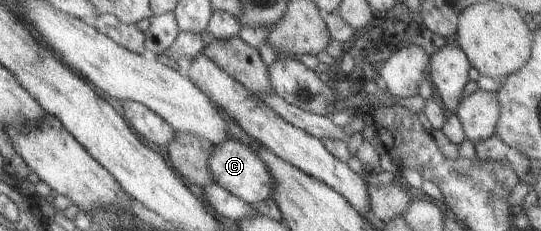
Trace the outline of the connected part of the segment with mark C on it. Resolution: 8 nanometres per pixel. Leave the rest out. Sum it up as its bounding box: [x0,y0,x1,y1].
[207,138,273,204]

